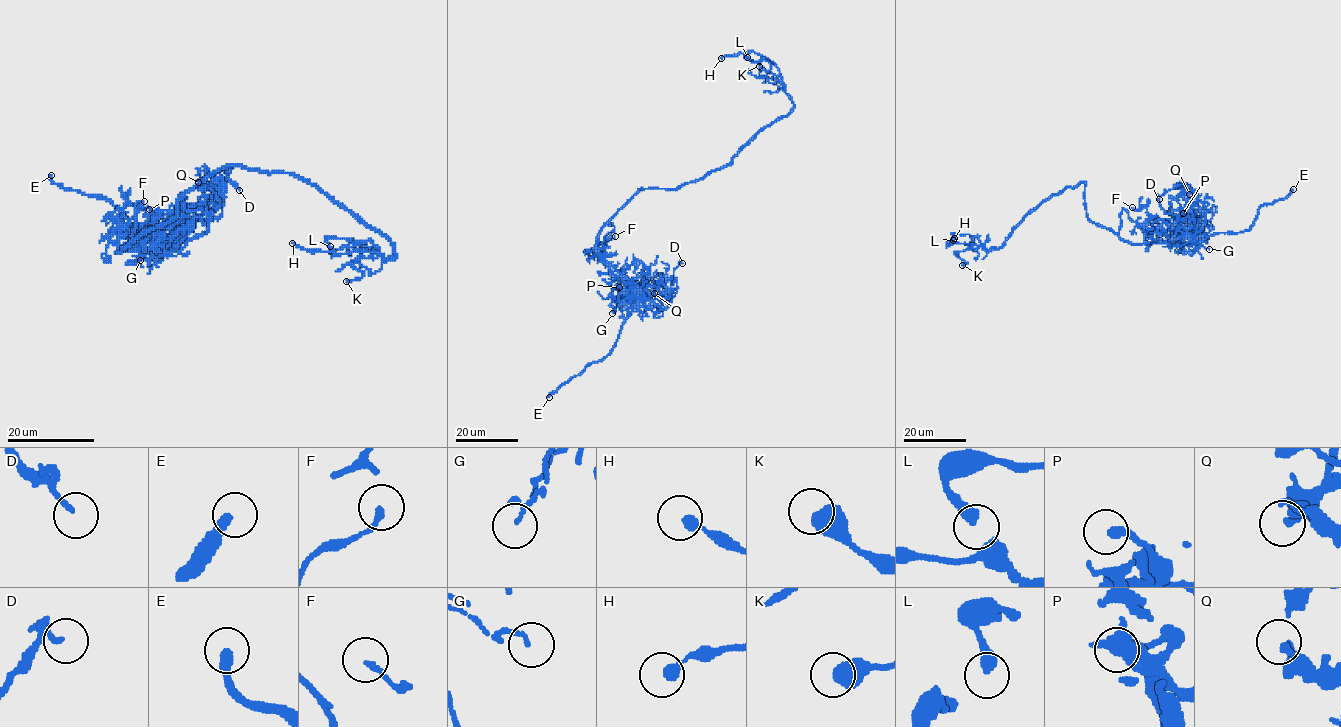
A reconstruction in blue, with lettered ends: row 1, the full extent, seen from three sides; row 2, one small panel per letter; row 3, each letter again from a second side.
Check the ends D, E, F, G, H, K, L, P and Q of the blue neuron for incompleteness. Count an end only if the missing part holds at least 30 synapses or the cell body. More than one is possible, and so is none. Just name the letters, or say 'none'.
E

